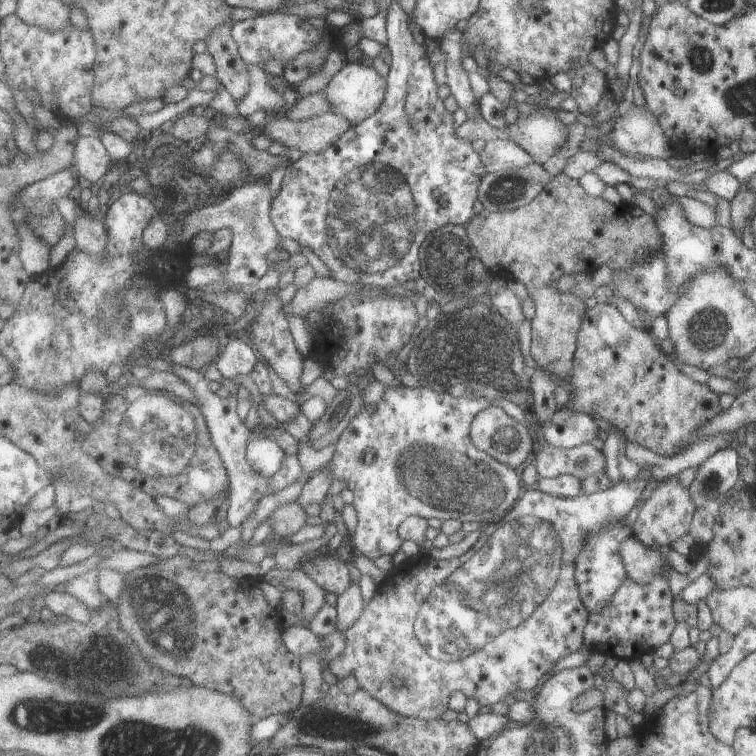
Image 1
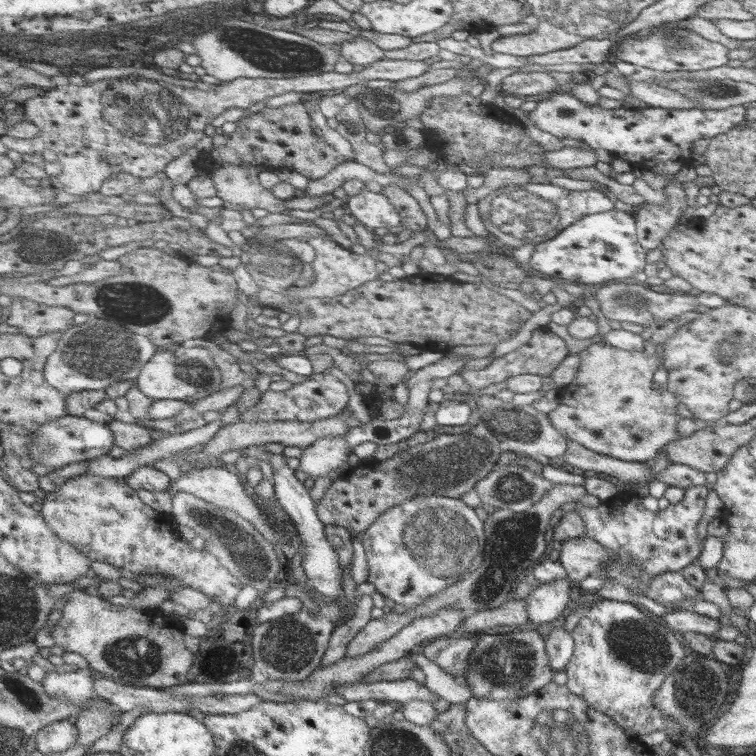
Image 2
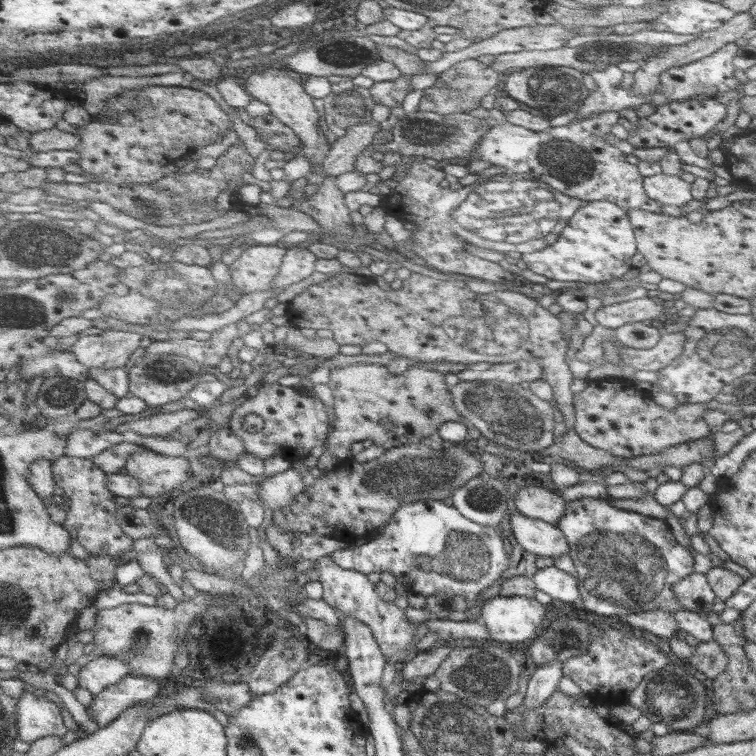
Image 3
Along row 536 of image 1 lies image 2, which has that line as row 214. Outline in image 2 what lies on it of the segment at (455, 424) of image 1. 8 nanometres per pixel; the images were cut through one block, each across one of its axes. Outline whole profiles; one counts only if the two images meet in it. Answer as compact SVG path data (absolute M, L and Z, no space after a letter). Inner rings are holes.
M363 186L356 195L352 195L346 203L347 212L356 217L368 230L400 226L402 216L394 208L392 202L384 194L376 194L376 190L368 190Z

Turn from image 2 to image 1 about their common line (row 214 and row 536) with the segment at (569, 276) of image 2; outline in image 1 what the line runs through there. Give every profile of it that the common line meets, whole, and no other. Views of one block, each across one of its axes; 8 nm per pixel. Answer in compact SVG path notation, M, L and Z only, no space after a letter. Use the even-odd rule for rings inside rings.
M624 516L620 522L612 524L608 530L598 532L596 536L592 536L588 540L588 544L582 548L582 552L578 554L578 558L576 558L574 575L576 576L576 582L578 582L580 599L588 613L600 612L602 608L606 608L610 604L614 592L620 588L620 584L623 584L628 577L627 569L624 568L624 563L619 553L620 544L634 534L628 526L624 526L626 519L627 516Z

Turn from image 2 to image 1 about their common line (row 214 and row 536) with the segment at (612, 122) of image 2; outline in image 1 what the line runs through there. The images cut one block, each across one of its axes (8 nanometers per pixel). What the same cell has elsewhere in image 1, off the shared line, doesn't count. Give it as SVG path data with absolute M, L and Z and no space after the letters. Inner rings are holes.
M678 474L664 478L662 484L652 490L652 494L636 516L634 524L634 537L644 545L658 548L660 546L671 546L676 543L678 538L682 538L688 534L690 524L692 524L692 516L694 516L694 500L690 490L686 486L680 484Z

